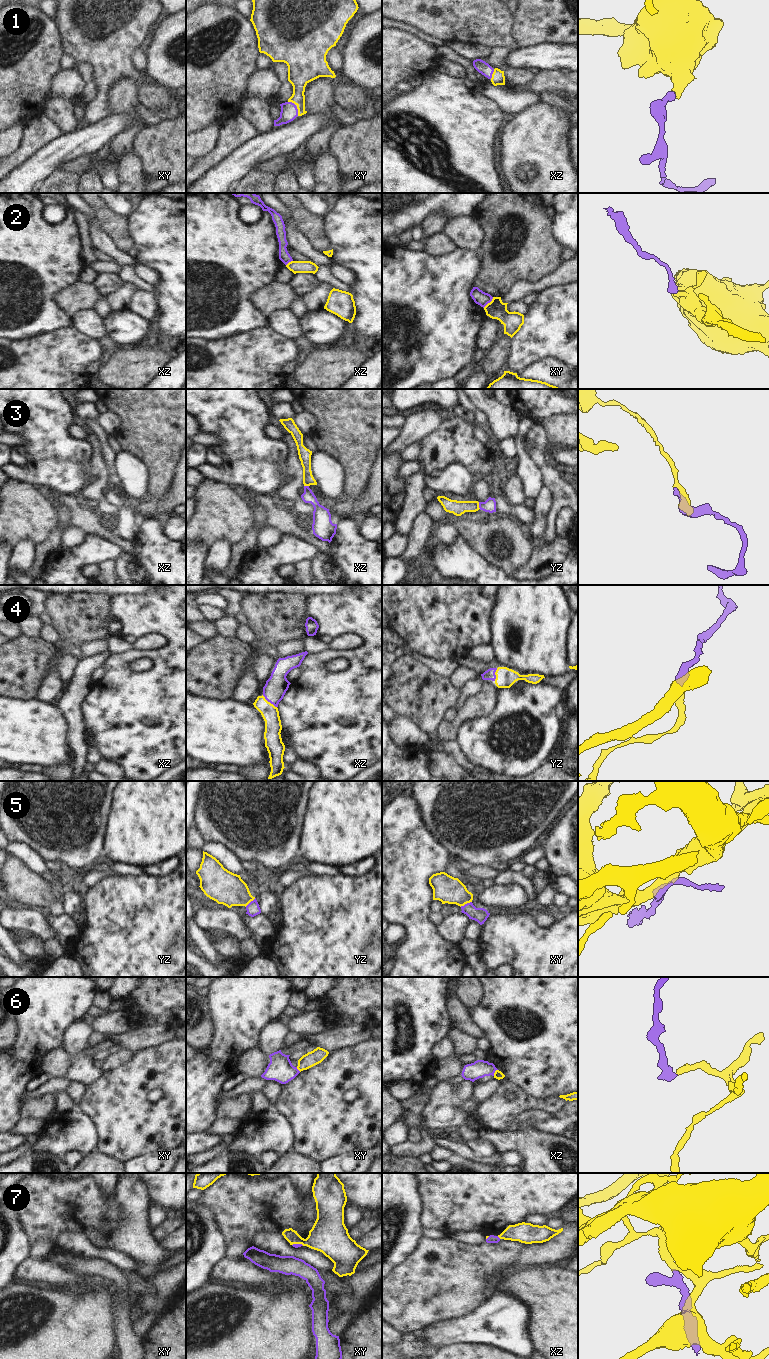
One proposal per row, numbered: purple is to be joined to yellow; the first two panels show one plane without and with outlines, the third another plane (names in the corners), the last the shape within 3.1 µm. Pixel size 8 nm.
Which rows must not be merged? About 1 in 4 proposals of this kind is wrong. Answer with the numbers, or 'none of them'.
2, 6

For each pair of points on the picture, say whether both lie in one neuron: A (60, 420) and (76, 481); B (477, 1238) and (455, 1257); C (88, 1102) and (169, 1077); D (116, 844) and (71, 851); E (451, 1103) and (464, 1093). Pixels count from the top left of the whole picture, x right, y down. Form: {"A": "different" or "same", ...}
{"A": "different", "B": "different", "C": "same", "D": "different", "E": "different"}

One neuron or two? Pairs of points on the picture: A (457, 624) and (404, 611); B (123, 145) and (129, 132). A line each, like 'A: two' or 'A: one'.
A: one
B: one

